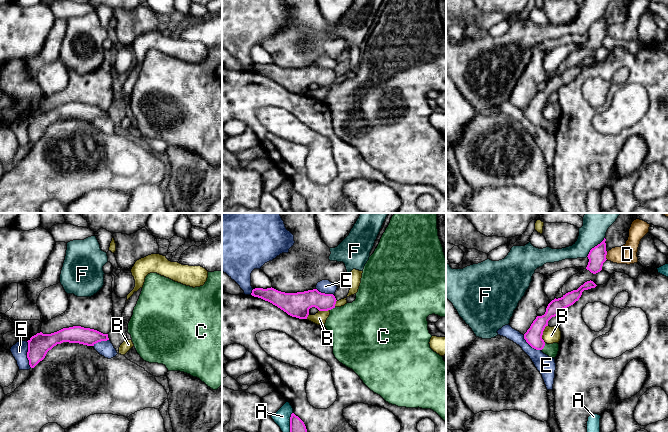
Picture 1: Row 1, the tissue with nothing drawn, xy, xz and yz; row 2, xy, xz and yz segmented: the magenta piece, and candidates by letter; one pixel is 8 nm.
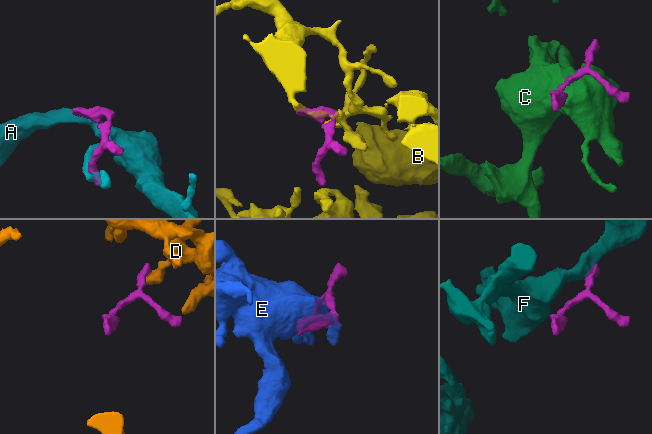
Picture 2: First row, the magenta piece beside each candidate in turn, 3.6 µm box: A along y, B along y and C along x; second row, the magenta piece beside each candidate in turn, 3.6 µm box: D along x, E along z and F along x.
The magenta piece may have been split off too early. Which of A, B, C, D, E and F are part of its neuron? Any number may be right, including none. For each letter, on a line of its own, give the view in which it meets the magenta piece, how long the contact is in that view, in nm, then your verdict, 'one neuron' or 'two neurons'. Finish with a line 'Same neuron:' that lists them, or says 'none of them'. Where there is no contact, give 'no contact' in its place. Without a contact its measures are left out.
A: xz | 160 nm | two neurons
B: yz | 150 nm | two neurons
C: yz | 70 nm | one neuron
D: yz | 60 nm | two neurons
E: xy | 220 nm | two neurons
F: yz | 220 nm | two neurons
Same neuron: C

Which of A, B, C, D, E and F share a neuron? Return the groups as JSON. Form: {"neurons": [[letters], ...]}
{"neurons": [["A"], ["B"], ["C"], ["D", "E"], ["F"]]}

